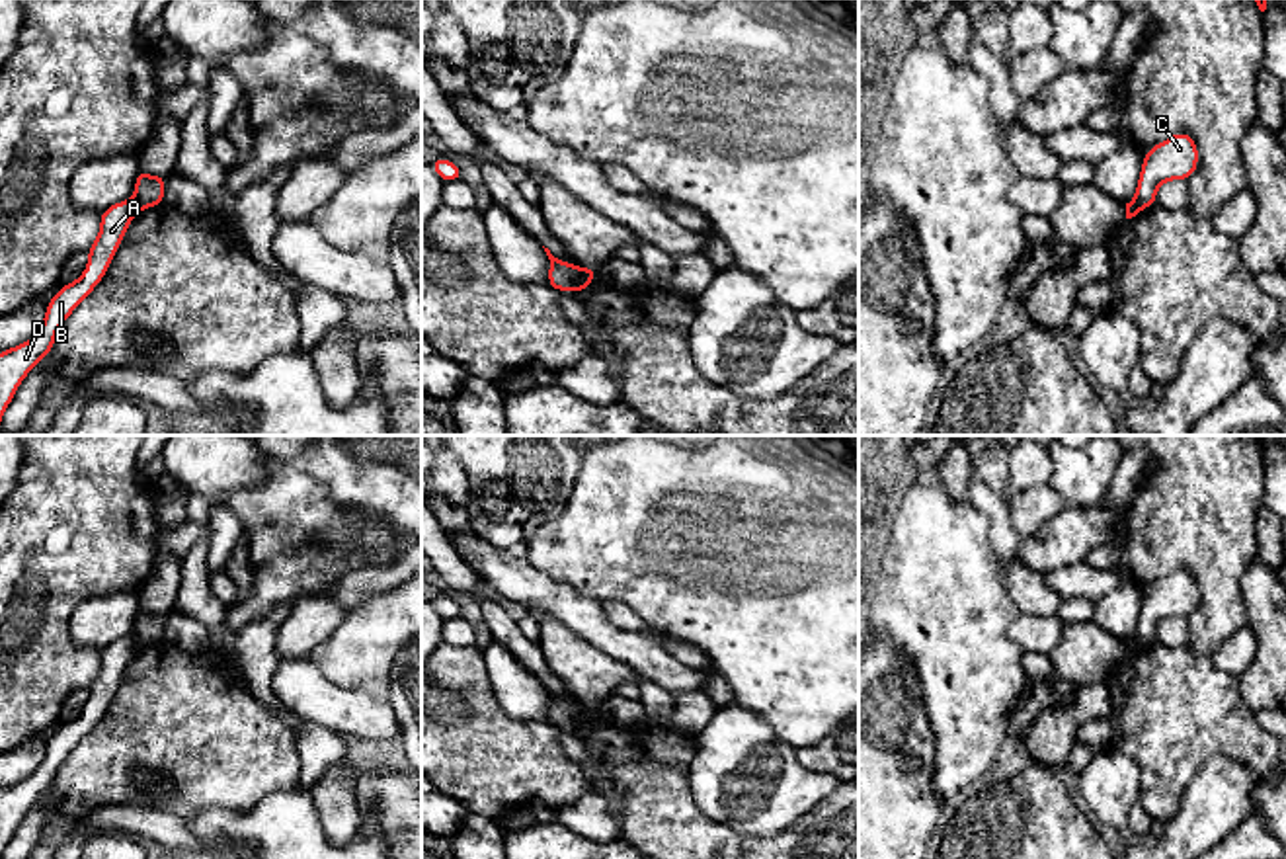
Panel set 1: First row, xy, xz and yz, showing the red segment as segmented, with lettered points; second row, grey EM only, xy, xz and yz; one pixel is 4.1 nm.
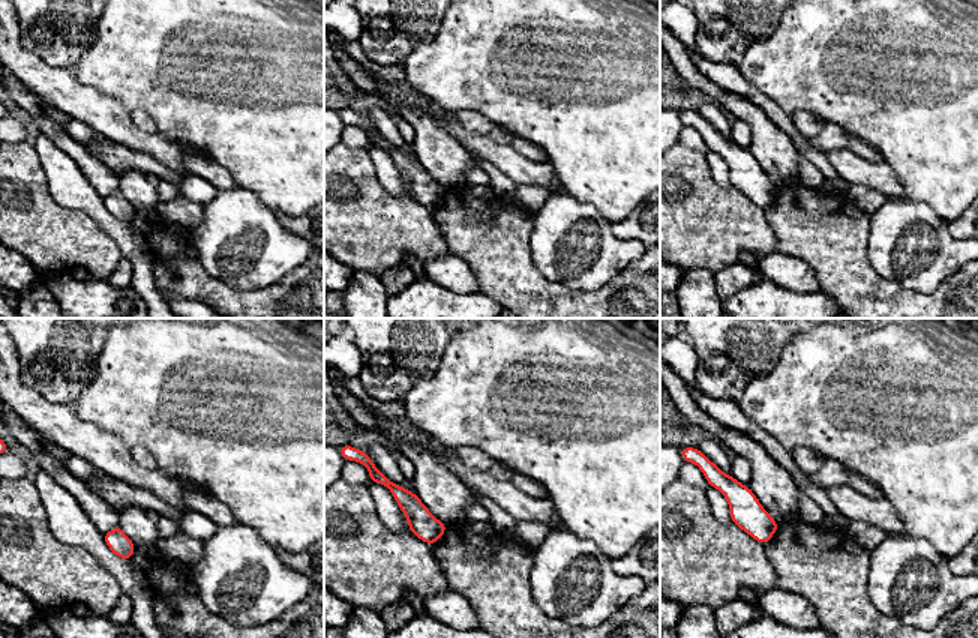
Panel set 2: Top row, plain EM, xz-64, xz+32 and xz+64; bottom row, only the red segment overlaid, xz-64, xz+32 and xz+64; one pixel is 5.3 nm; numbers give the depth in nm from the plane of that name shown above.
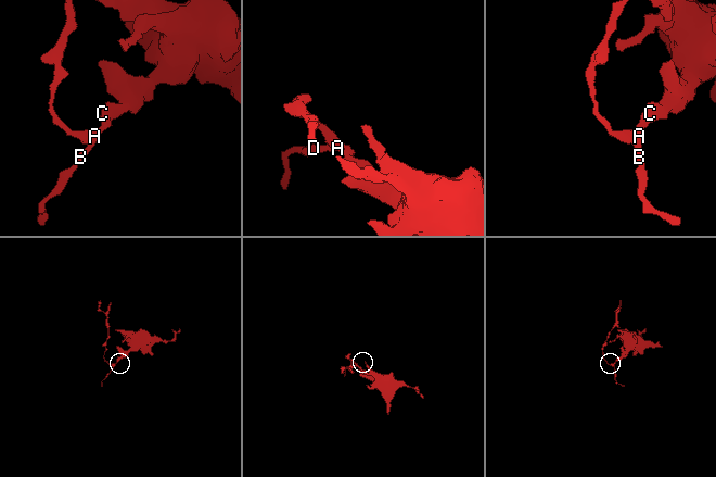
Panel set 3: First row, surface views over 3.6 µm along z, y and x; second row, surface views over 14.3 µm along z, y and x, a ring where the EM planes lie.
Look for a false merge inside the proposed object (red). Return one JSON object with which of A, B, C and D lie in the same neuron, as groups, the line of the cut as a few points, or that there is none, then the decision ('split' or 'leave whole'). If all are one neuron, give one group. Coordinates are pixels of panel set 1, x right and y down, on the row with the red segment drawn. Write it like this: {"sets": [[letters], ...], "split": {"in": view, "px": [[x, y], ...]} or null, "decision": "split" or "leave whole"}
{"sets": [["A", "B", "D"], ["C"]], "split": {"in": "xz", "px": [[584, 270], [572, 287]]}, "decision": "split"}

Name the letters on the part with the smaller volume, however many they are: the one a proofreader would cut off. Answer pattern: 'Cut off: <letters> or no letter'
Cut off: A, B, D

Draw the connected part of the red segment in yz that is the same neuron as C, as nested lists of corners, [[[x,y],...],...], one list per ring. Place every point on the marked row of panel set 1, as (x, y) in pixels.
[[[1175,133],[1144,152],[1138,187],[1132,201],[1142,209],[1153,207],[1157,187],[1173,180],[1188,180],[1198,168],[1198,146],[1188,133]]]

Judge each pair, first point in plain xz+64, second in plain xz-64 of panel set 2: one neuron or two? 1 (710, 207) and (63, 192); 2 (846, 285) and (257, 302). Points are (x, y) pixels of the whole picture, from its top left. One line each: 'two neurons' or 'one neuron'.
1: two neurons
2: one neuron

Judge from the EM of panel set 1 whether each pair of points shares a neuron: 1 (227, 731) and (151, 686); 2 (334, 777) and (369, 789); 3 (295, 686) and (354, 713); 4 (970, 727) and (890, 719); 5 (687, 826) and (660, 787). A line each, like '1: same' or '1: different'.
1: same
2: different
3: same
4: different
5: same

